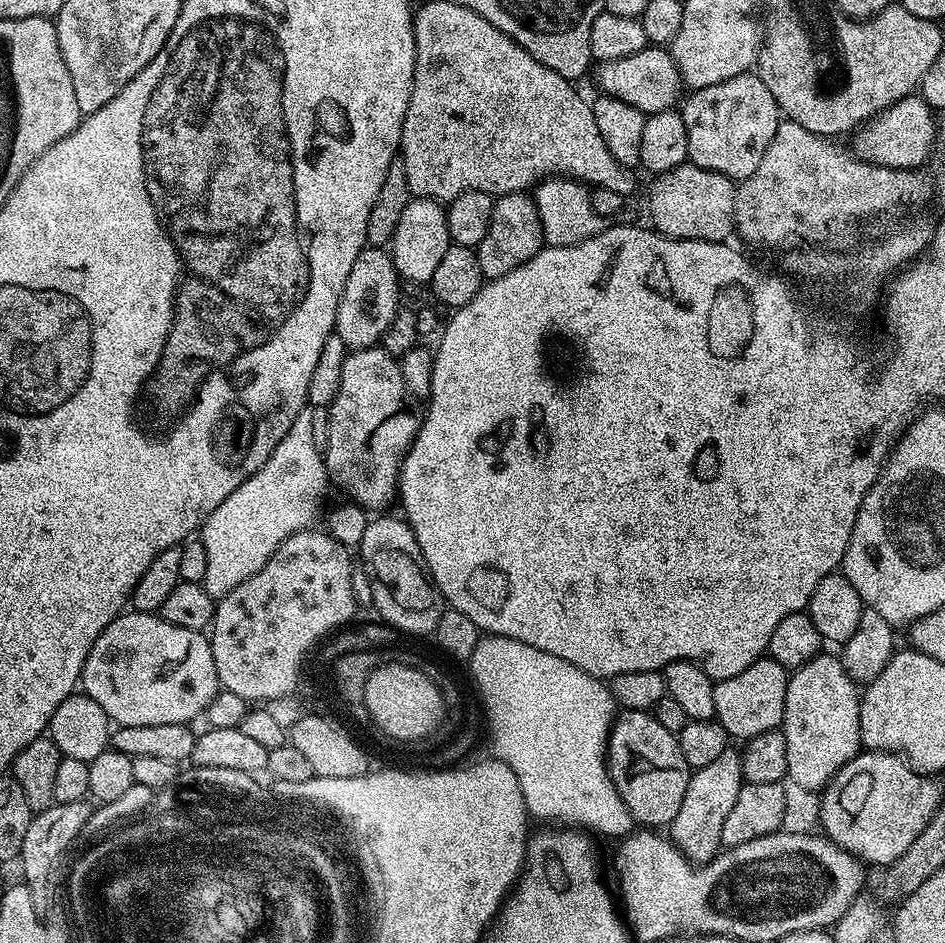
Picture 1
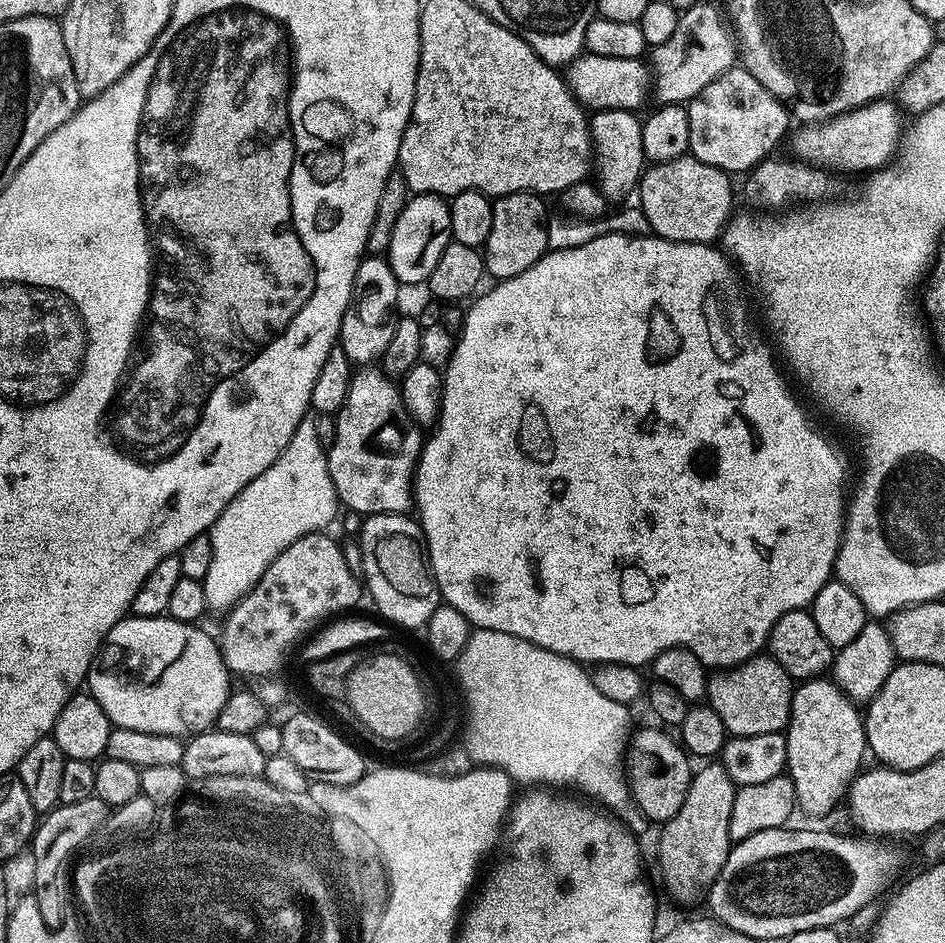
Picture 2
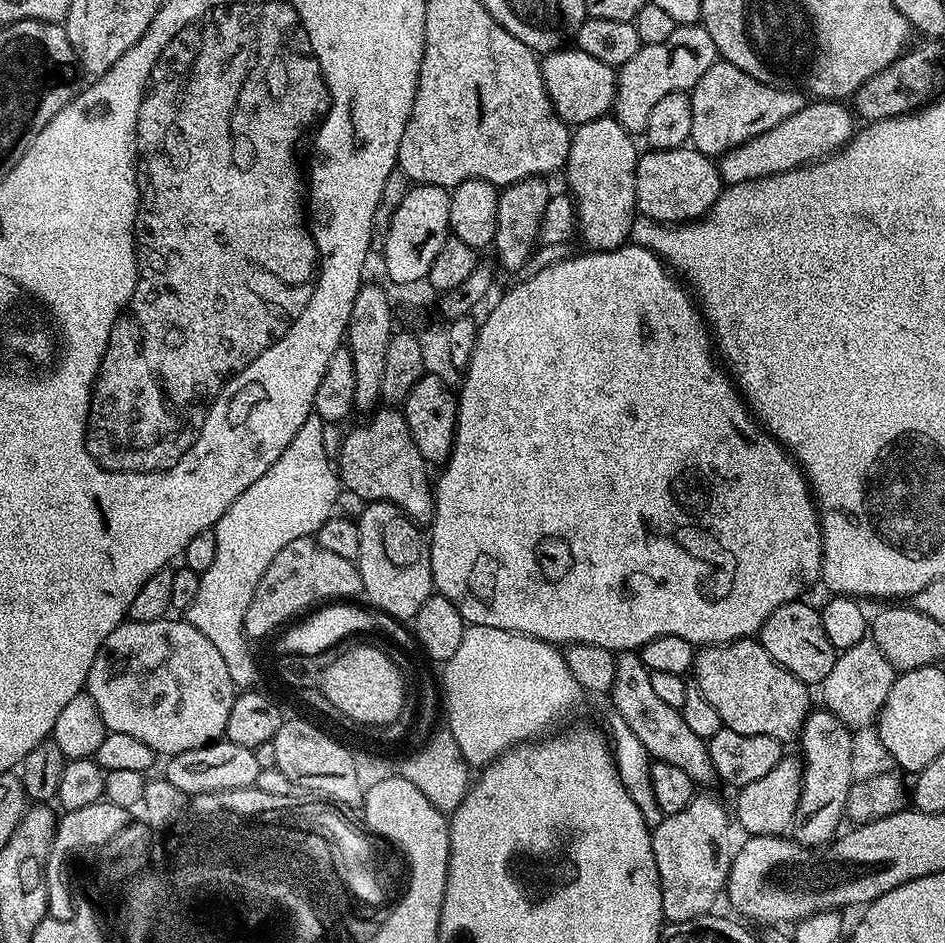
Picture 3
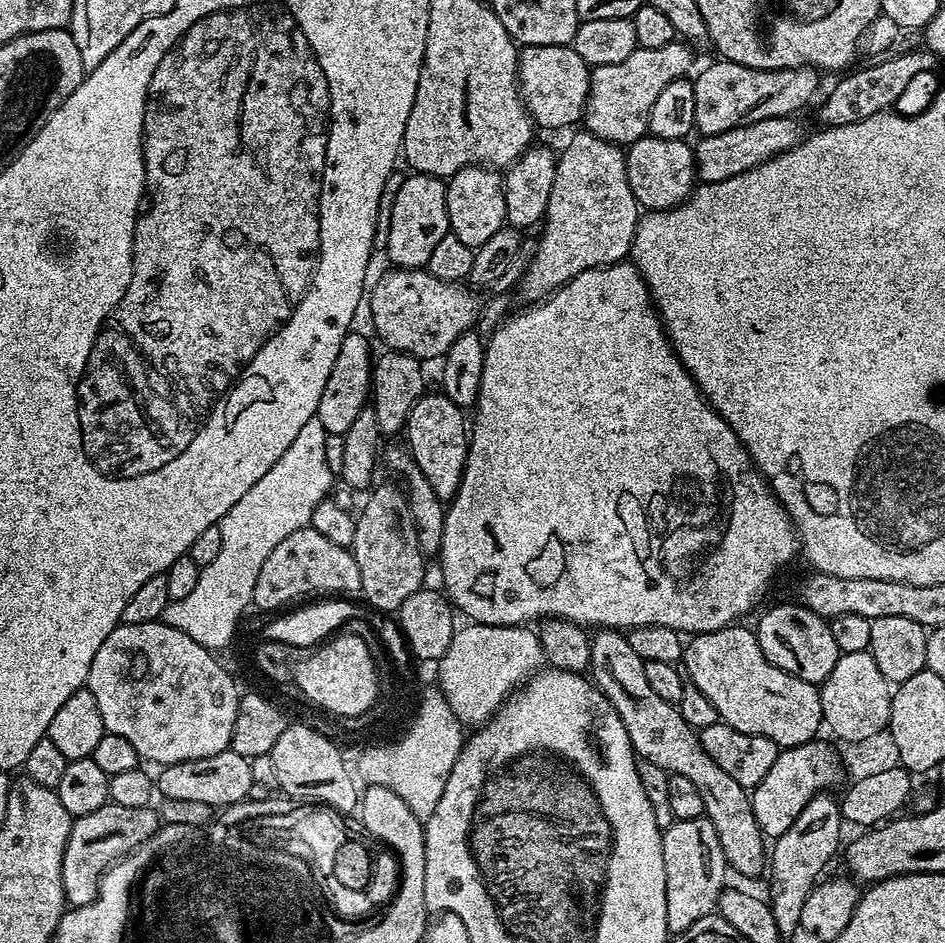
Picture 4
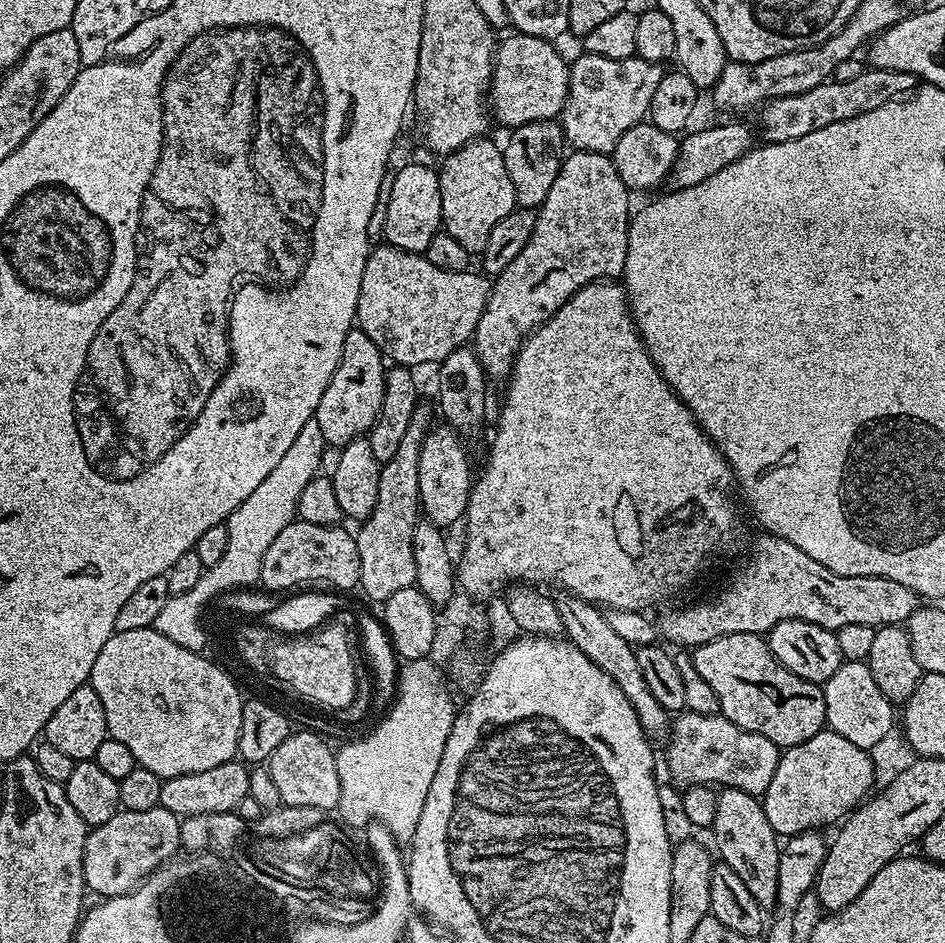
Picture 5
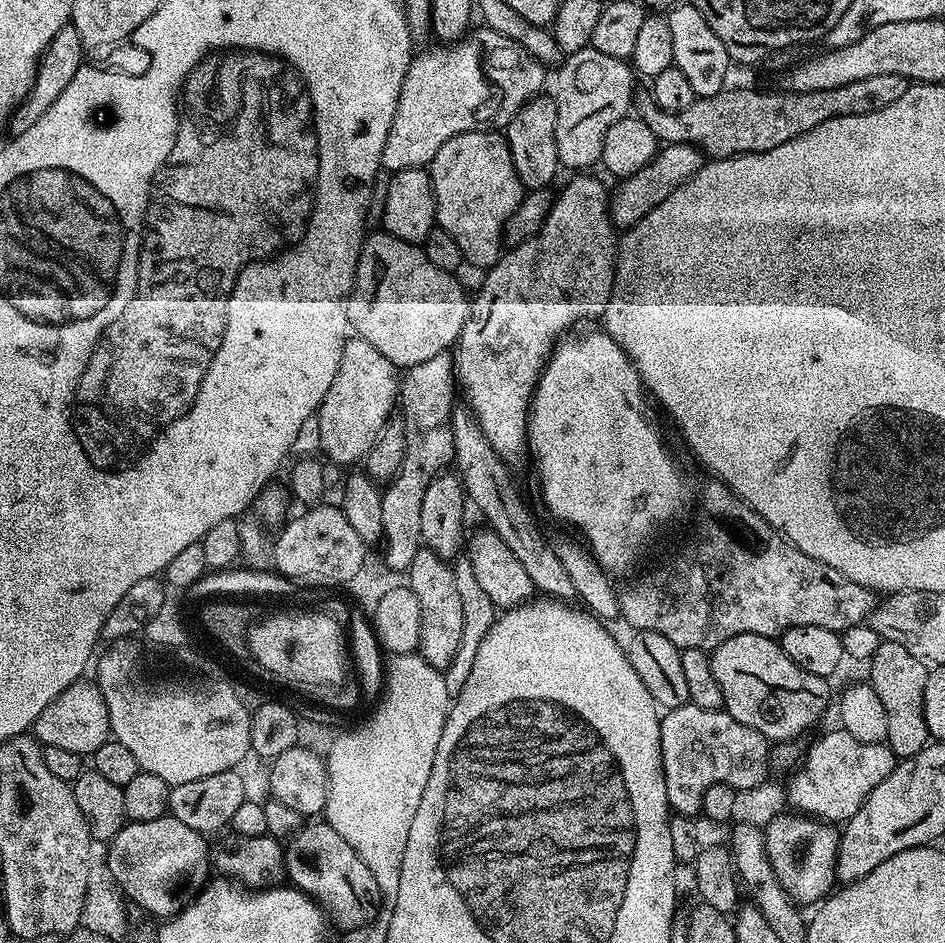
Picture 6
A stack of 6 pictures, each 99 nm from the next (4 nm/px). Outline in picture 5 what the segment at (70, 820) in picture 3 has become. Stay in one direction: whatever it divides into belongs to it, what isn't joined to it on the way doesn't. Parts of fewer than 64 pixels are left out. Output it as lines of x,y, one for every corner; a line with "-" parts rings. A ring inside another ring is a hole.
157,806
150,810
121,810
108,822
95,825
88,833
82,854
87,891
97,892
100,898
119,896
156,871
161,864
173,859
182,843
180,822
181,817

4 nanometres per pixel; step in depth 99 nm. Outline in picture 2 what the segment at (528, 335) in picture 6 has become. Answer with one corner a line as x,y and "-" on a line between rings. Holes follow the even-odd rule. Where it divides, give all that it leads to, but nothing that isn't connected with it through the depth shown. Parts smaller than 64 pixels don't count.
627,108
593,111
590,116
590,137
594,157
594,176
600,179
598,189
608,202
624,200
637,191
640,177
646,167
642,150
641,117

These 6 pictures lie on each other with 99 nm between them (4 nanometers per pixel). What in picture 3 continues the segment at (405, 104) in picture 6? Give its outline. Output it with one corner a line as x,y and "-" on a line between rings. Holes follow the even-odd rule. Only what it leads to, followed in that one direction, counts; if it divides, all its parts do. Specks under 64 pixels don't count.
565,46
547,53
540,60
540,69
554,110
569,126
579,126
599,116
607,116
615,105
617,69
606,62
598,62
598,58
590,58
590,54
578,47

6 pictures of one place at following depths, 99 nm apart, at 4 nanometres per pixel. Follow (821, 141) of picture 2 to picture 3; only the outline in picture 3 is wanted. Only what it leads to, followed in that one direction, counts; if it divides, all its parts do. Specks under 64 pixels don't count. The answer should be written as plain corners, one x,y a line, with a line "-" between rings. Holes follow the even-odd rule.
816,100
805,103
798,114
790,114
786,122
778,122
778,126
770,126
766,134
758,134
758,138
750,138
746,143
731,148
719,157
718,167
721,181
725,185
741,184
758,178
766,178
774,174
782,174
786,170
801,168
803,164
814,164
825,160
840,151
854,135
852,120
854,112
847,103
835,100

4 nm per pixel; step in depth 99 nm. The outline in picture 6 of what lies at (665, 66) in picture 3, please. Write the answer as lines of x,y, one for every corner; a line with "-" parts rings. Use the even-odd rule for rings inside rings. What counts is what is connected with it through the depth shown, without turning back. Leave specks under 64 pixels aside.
589,46
571,53
559,65
558,71
557,92
554,92
558,110
558,158
565,169
588,170
592,163
595,165
599,161
610,126
633,111
634,69
628,60
610,58
610,54
602,54

